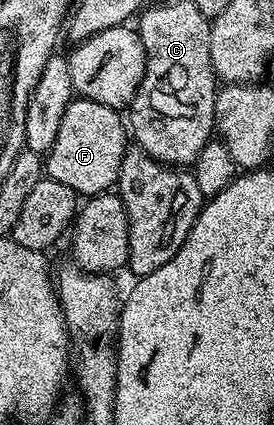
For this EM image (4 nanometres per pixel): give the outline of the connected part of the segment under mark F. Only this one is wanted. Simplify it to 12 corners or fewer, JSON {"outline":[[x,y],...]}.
{"outline":[[75,96],[45,174],[77,196],[118,183],[120,111]]}

